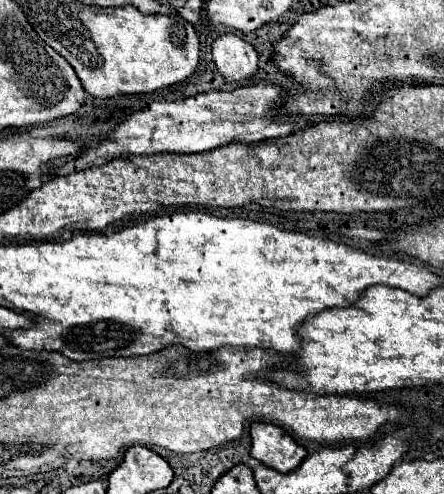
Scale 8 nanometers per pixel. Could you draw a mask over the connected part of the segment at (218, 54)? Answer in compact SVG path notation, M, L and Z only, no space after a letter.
M221 35L213 43L213 61L225 81L239 87L239 81L249 81L257 73L255 49L237 35Z

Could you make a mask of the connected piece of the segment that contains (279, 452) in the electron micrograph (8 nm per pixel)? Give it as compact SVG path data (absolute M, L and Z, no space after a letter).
M253 423L251 437L251 457L279 473L293 471L307 457L307 451L301 445L297 445L295 439L277 425Z

